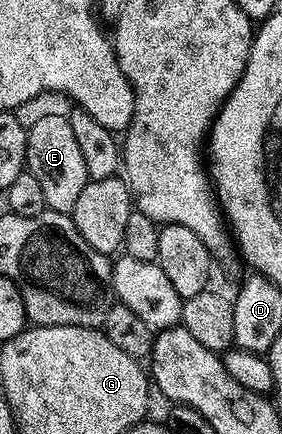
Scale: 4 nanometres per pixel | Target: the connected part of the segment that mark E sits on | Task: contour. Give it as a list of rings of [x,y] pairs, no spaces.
[[[42,115],[26,132],[26,167],[34,174],[36,181],[44,188],[44,201],[52,211],[73,212],[76,197],[88,181],[84,153],[72,133],[69,118],[63,115]]]

